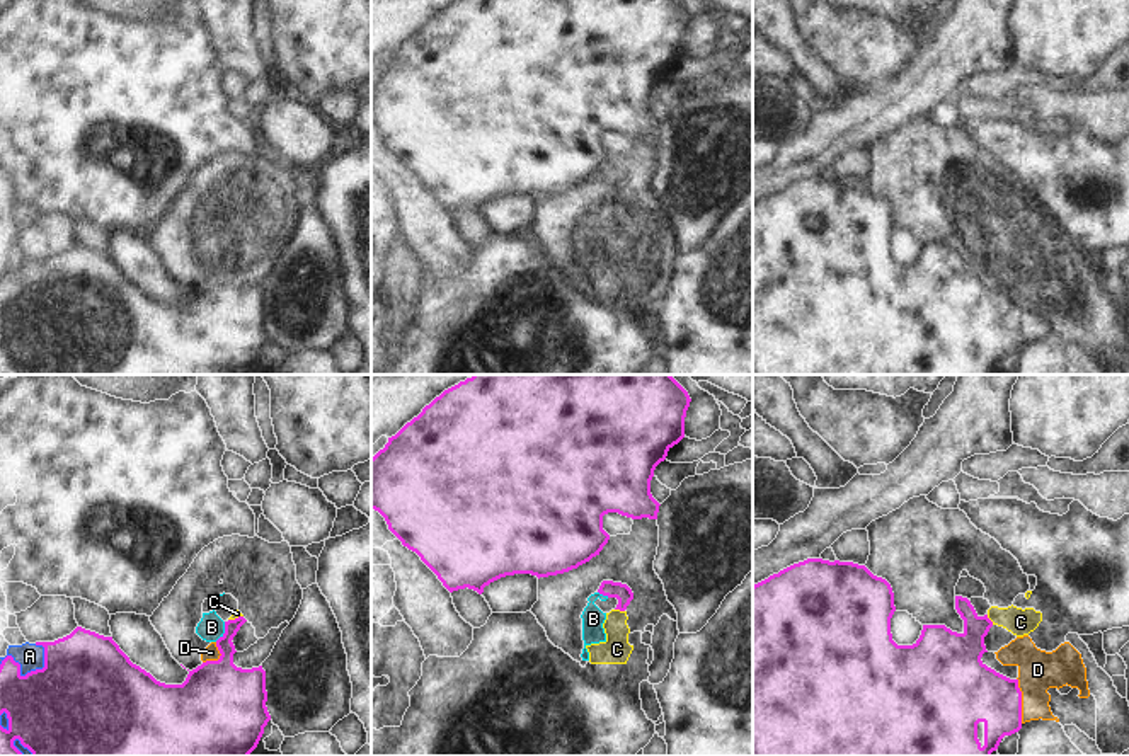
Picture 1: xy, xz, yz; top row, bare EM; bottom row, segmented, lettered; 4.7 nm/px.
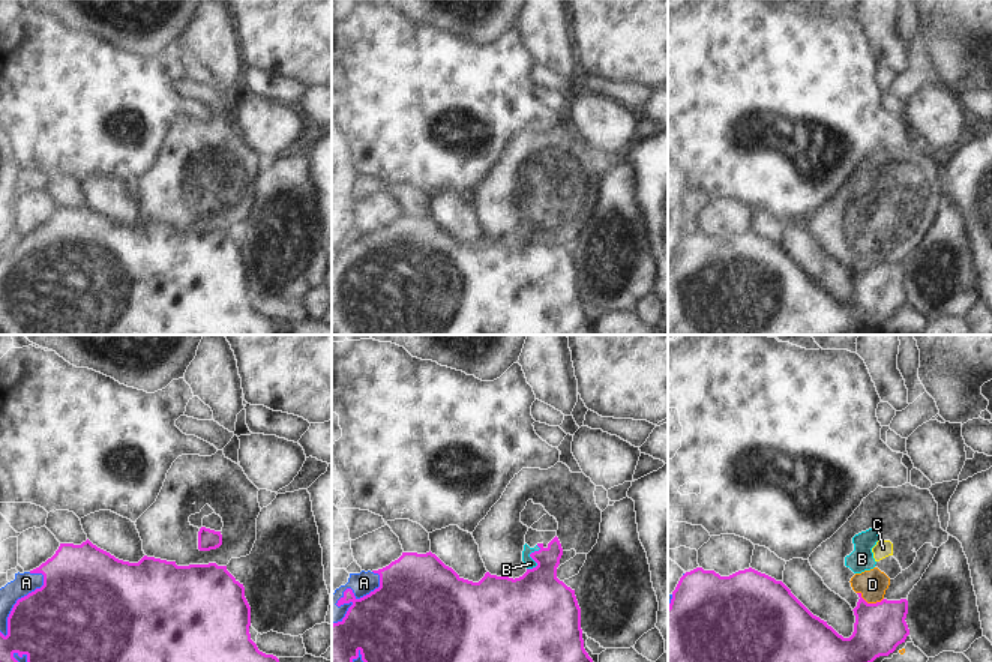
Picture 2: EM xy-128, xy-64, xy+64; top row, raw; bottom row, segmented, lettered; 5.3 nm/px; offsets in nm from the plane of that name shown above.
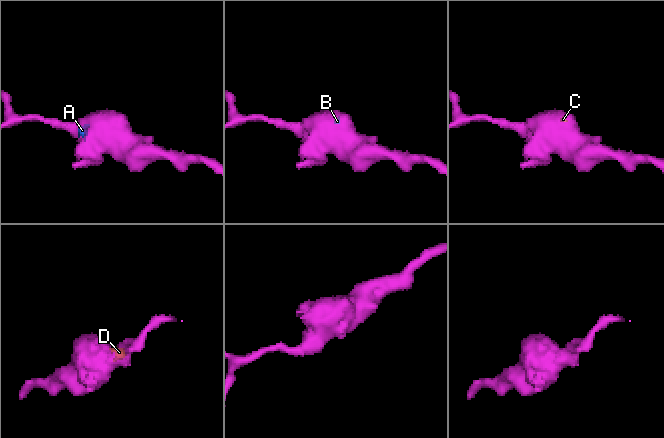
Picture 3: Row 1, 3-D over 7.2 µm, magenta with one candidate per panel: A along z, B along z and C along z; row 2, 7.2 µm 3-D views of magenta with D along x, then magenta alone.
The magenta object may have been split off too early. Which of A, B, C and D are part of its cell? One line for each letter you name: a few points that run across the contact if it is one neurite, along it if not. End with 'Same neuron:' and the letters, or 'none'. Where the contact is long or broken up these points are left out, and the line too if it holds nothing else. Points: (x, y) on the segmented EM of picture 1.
Same neuron: A

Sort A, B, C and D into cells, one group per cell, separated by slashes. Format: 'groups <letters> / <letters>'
groups A / B C / D

